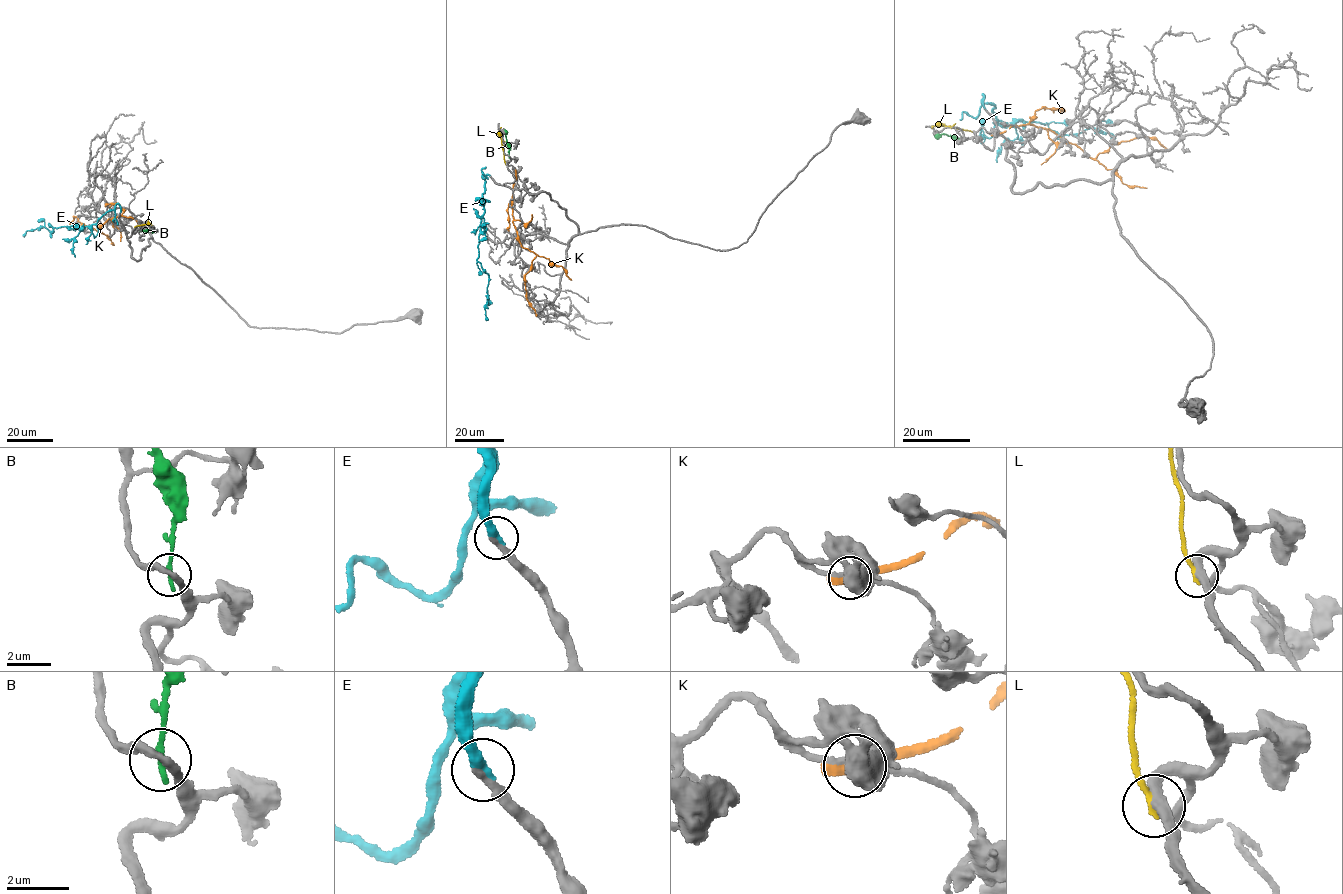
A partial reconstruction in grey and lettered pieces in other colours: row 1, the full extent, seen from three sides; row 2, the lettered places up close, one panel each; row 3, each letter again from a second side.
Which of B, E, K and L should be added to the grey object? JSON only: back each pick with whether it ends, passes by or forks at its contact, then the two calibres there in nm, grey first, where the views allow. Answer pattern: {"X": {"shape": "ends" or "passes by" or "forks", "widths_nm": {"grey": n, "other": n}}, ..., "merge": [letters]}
{"E": {"shape": "ends", "widths_nm": {"grey": 300, "other": 360}}, "merge": ["E"]}

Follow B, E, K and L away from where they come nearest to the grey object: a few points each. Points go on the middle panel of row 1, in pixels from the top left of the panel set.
B: (508, 156), (505, 130)
E: (490, 177), (482, 176), (484, 209), (477, 259), (488, 275), (485, 309), (488, 319)
K: (516, 172), (513, 222), (521, 245), (536, 255), (531, 270), (525, 275), (526, 300), (536, 316)
L: (506, 163), (501, 127)

